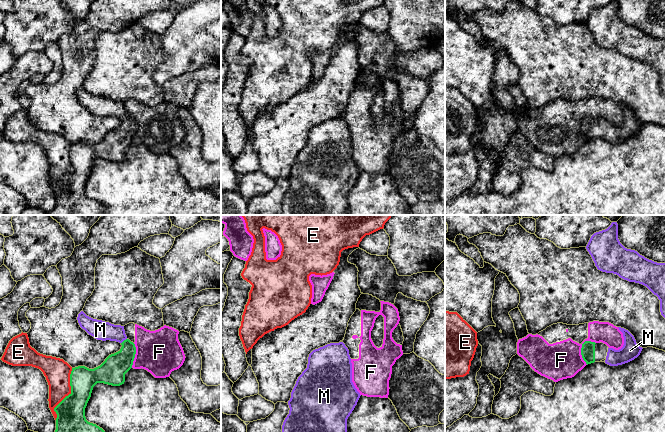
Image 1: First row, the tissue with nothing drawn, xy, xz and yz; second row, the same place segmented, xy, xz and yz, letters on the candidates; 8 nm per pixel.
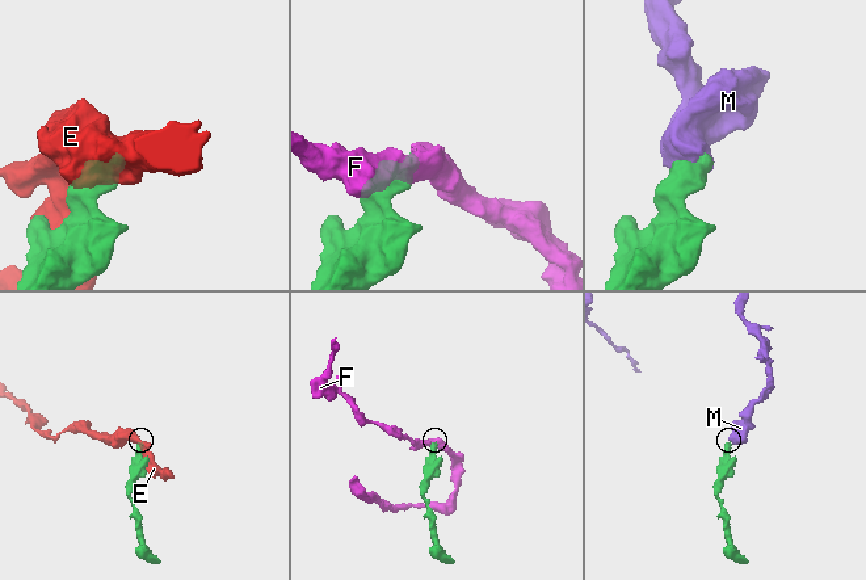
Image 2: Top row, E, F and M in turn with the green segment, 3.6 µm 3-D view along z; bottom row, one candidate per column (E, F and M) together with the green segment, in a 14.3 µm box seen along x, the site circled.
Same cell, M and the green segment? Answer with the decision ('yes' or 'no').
yes

